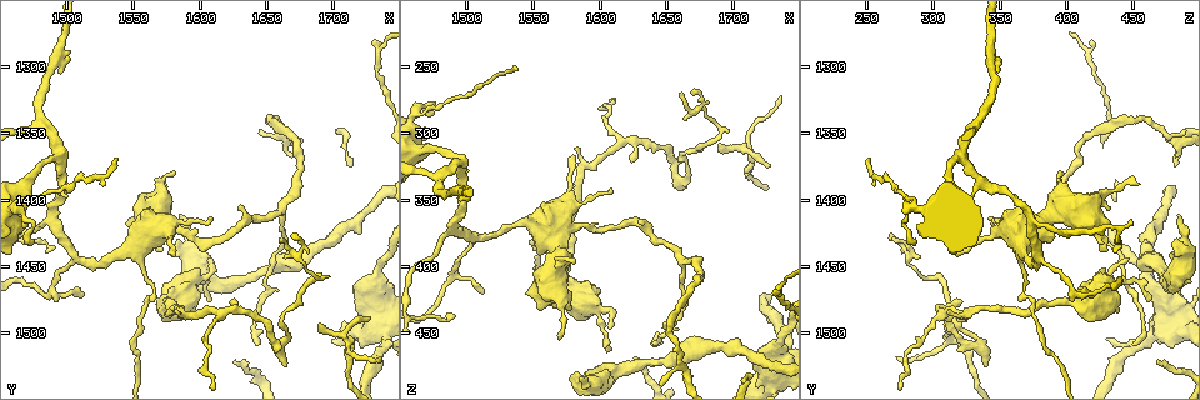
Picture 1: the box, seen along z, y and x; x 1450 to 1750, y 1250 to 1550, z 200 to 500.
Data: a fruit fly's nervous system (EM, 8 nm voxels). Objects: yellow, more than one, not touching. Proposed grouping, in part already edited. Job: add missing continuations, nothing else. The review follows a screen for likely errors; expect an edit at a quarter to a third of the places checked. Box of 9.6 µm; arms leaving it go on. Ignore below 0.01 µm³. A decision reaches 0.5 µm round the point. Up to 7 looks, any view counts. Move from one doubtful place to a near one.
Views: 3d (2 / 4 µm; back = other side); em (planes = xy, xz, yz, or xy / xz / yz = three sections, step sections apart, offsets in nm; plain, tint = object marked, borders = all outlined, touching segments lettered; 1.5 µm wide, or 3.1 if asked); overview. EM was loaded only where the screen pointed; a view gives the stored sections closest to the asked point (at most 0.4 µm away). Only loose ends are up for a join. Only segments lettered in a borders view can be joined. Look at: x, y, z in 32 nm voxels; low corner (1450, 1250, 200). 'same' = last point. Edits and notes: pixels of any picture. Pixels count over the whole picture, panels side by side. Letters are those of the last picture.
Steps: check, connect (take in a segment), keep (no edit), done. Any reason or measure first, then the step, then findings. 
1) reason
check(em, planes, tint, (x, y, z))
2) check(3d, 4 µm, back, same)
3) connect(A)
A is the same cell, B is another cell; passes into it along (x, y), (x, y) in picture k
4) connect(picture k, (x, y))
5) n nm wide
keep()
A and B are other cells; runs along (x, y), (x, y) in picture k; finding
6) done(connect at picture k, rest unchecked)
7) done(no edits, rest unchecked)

free end
check(3d, 4 µm, (1646, 1506, 450))

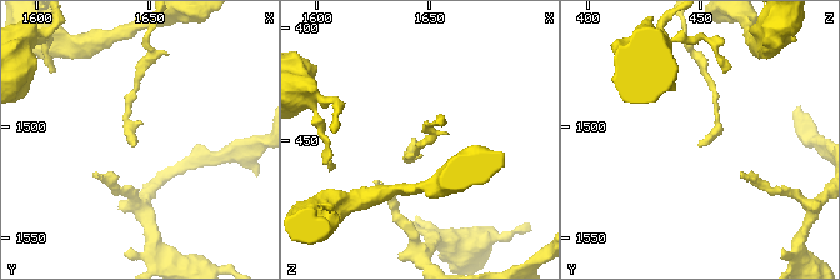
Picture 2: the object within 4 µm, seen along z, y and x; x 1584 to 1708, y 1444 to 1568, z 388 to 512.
now the EM
check(em, planes, borders, (1645, 1508, 451))

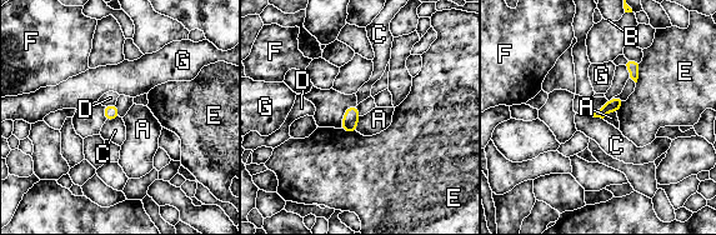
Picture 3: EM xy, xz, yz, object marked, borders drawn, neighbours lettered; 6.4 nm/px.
keep()
A, B, C, D, E, F and G are other cells; border along (119, 116), (105, 121) in picture 3; none of them fits

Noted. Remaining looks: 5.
thin end
check(em, planes, borders, (1666, 1524, 340))

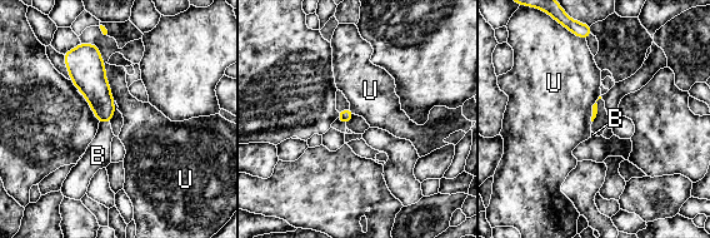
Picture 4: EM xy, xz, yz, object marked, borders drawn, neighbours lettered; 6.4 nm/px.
U touches over 260 nm
connect(B)
B is the same cell, U is another cell; passes into it along (94, 85), (104, 122), (98, 155) in picture 4; it goes on there

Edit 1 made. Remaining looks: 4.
an open end
check(em, planes, borders, (1586, 1412, 486))

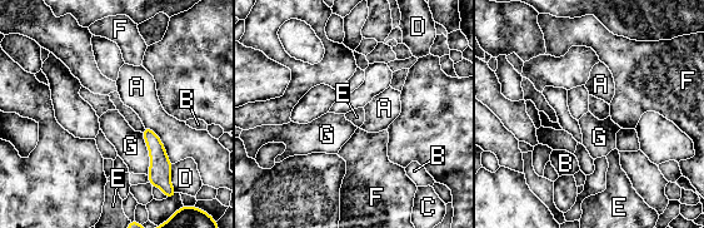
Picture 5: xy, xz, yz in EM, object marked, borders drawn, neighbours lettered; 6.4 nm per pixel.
keep()
A, B, C, D, E, F and G are other cells; runs along (145, 130), (170, 196) in picture 5; no lettered segment goes on from it

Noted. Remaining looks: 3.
done(connect at picture 4, rest unchecked)

